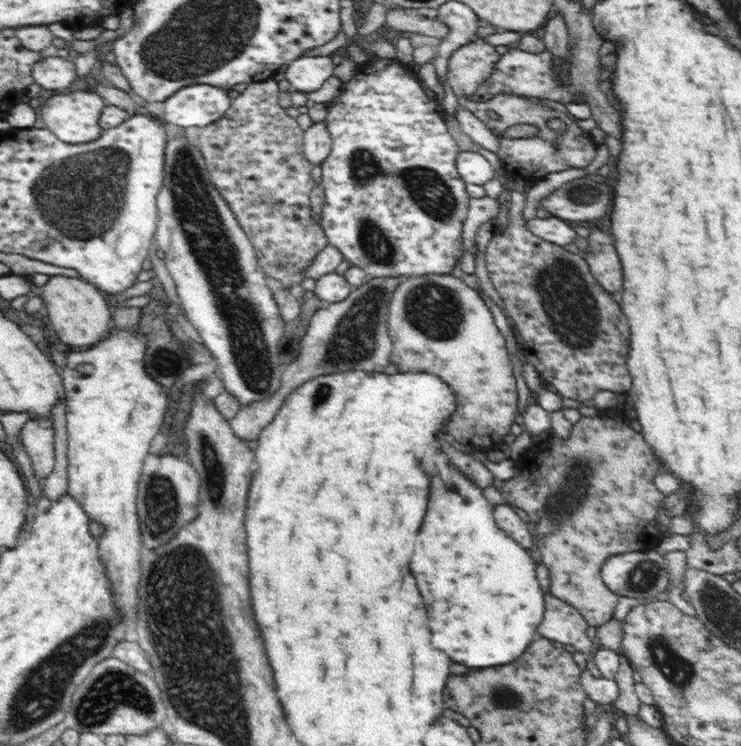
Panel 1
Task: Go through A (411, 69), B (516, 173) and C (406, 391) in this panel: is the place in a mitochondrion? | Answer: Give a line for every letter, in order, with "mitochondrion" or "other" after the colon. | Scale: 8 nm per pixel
A: other
B: other
C: other

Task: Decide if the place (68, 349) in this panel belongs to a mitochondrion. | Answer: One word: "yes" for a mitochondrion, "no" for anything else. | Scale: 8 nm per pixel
no

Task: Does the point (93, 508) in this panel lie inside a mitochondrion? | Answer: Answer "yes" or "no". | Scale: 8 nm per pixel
no

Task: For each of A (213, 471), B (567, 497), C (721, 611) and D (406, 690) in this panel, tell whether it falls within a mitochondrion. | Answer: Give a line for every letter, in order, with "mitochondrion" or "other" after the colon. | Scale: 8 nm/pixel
A: mitochondrion
B: mitochondrion
C: mitochondrion
D: other

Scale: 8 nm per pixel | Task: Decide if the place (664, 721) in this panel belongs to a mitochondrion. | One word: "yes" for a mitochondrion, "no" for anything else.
no

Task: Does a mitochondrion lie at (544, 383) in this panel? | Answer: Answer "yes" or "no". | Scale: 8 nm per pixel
no

